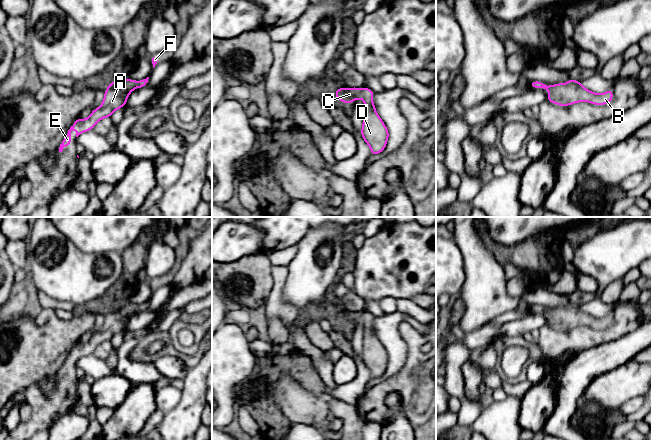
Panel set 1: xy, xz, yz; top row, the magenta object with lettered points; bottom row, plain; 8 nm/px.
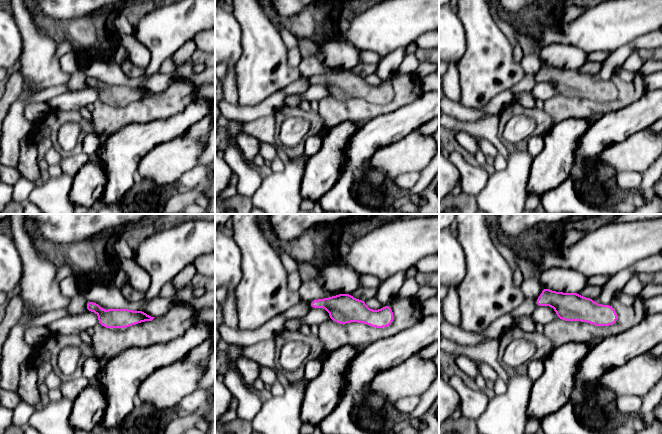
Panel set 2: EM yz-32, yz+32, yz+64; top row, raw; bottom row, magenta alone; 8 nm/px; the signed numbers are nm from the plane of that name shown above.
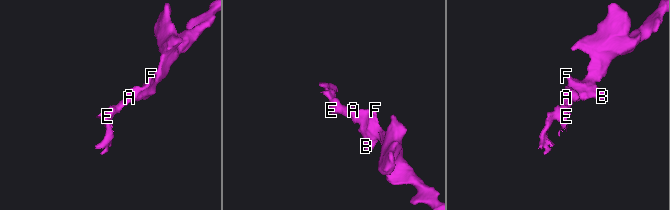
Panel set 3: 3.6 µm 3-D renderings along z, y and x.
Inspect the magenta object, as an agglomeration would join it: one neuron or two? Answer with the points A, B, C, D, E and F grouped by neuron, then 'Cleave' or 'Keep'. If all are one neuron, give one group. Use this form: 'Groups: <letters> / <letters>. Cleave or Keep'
Groups: A B C D E F. Keep

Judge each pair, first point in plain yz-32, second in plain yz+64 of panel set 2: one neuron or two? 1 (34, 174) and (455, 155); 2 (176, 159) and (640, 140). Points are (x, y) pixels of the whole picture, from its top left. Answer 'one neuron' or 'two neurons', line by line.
1: two neurons
2: one neuron

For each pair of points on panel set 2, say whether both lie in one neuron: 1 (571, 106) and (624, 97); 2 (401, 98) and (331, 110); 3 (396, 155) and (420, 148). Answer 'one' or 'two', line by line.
1: one
2: one
3: one

